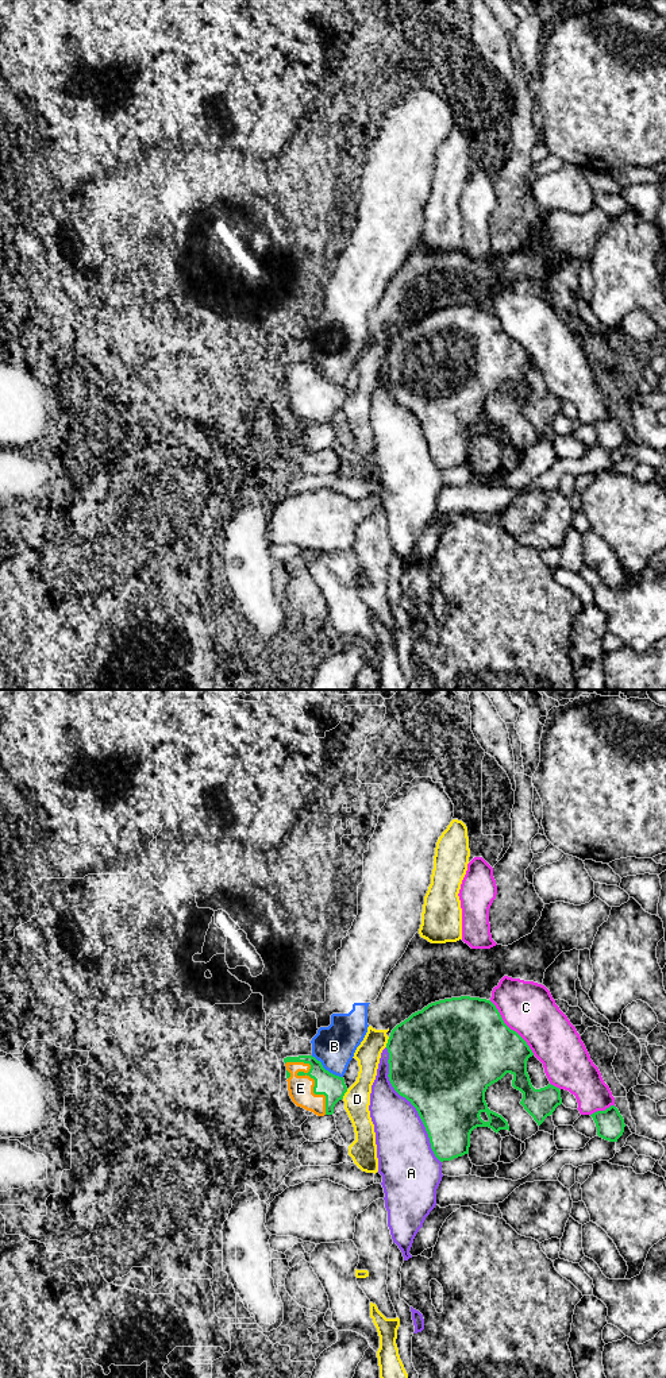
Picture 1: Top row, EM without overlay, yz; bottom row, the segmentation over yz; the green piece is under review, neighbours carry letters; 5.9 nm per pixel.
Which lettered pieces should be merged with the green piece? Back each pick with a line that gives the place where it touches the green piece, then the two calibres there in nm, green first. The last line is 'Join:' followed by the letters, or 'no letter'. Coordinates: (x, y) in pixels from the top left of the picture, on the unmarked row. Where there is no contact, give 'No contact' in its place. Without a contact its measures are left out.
E: Touches green at yz (315, 390). Thickness 150 nm (green) against 150 nm
Join: E

